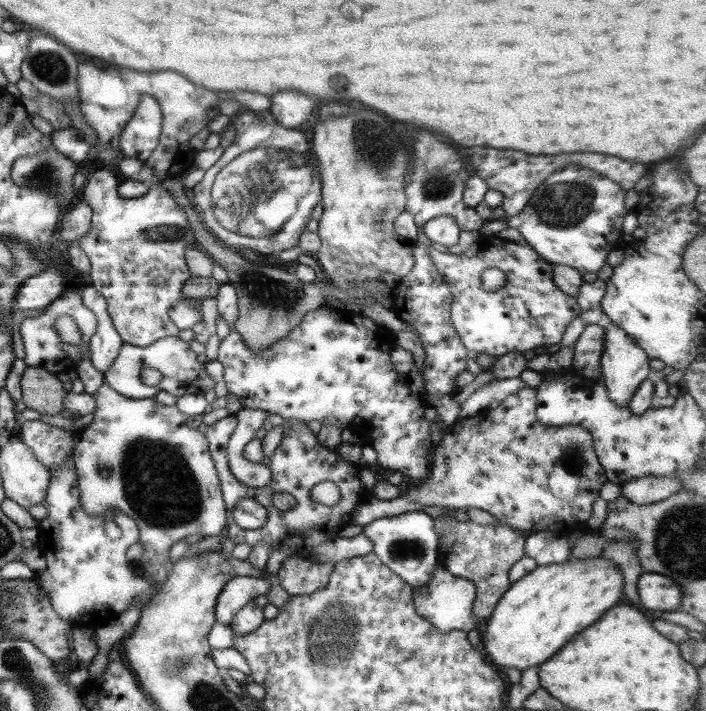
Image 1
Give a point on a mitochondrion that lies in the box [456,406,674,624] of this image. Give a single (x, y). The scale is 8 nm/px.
(574, 461)

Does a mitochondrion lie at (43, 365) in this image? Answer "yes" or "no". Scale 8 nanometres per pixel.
no

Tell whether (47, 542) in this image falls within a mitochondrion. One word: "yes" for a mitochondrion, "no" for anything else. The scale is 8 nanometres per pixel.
no

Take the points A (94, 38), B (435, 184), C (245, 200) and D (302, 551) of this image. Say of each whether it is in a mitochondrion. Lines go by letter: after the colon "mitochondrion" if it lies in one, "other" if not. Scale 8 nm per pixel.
A: other
B: mitochondrion
C: mitochondrion
D: other

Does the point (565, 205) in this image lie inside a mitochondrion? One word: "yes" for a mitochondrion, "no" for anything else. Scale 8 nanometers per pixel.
yes

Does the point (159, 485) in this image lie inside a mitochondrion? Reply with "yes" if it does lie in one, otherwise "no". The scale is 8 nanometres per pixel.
yes

